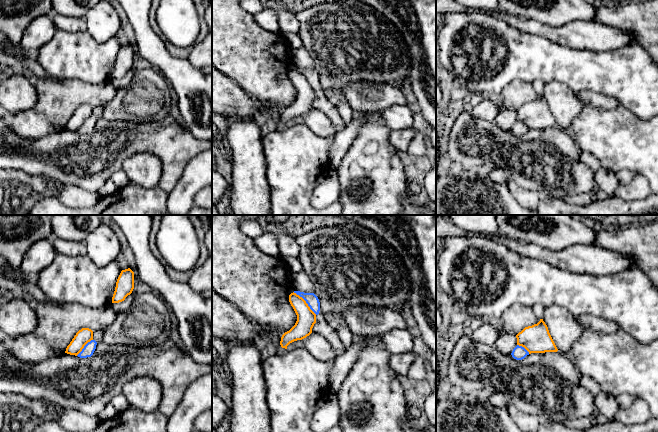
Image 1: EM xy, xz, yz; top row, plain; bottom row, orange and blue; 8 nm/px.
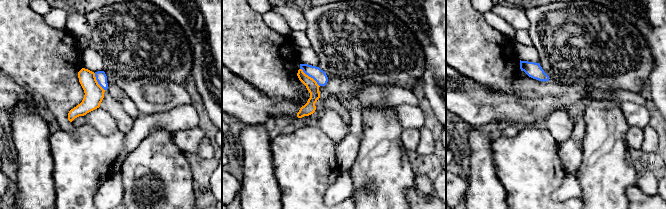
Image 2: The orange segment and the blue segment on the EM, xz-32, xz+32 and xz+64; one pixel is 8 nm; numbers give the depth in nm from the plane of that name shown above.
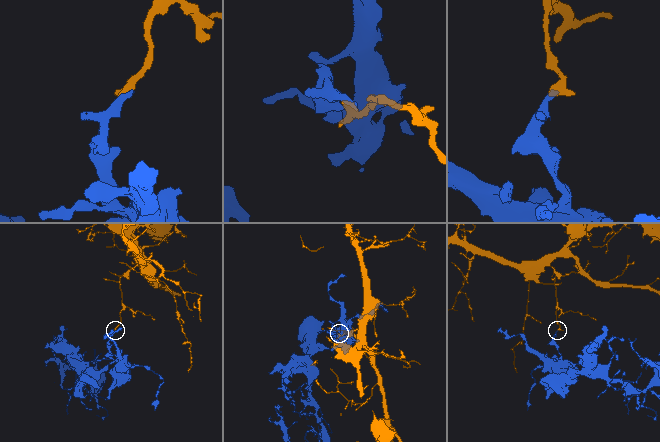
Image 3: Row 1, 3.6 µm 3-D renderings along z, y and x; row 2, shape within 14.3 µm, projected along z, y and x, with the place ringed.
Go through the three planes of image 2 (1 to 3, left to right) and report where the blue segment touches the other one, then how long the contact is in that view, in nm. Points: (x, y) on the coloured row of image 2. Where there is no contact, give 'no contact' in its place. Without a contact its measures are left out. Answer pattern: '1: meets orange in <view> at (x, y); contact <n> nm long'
1: meets orange in xz-32 at (97, 82); contact 170 nm long
2: meets orange in xz+32 at (310, 77); contact 220 nm long
3: no contact

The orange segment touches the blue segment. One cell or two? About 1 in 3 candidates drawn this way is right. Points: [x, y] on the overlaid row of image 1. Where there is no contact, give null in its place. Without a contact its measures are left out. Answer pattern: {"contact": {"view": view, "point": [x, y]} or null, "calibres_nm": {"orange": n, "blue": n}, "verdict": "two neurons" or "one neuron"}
{"contact": {"view": "xz", "point": [305, 302]}, "calibres_nm": {"orange": 160, "blue": 100}, "verdict": "two neurons"}

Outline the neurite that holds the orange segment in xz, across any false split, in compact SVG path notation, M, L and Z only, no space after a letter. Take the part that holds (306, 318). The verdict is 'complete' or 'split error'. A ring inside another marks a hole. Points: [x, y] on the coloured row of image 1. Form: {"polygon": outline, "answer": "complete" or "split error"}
{"polygon": "M293 292L289 295L289 302L297 315L297 321L295 325L281 337L280 345L285 349L287 349L290 343L309 336L316 323L316 314L310 309L302 297Z", "answer": "complete"}

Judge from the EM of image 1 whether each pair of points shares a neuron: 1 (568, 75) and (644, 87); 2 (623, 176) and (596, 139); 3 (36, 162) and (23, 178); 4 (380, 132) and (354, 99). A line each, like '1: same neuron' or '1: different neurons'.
1: same neuron
2: different neurons
3: different neurons
4: different neurons

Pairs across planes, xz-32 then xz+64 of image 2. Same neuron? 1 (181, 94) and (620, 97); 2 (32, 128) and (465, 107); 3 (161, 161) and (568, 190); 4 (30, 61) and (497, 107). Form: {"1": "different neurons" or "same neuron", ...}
{"1": "same neuron", "2": "different neurons", "3": "different neurons", "4": "different neurons"}

